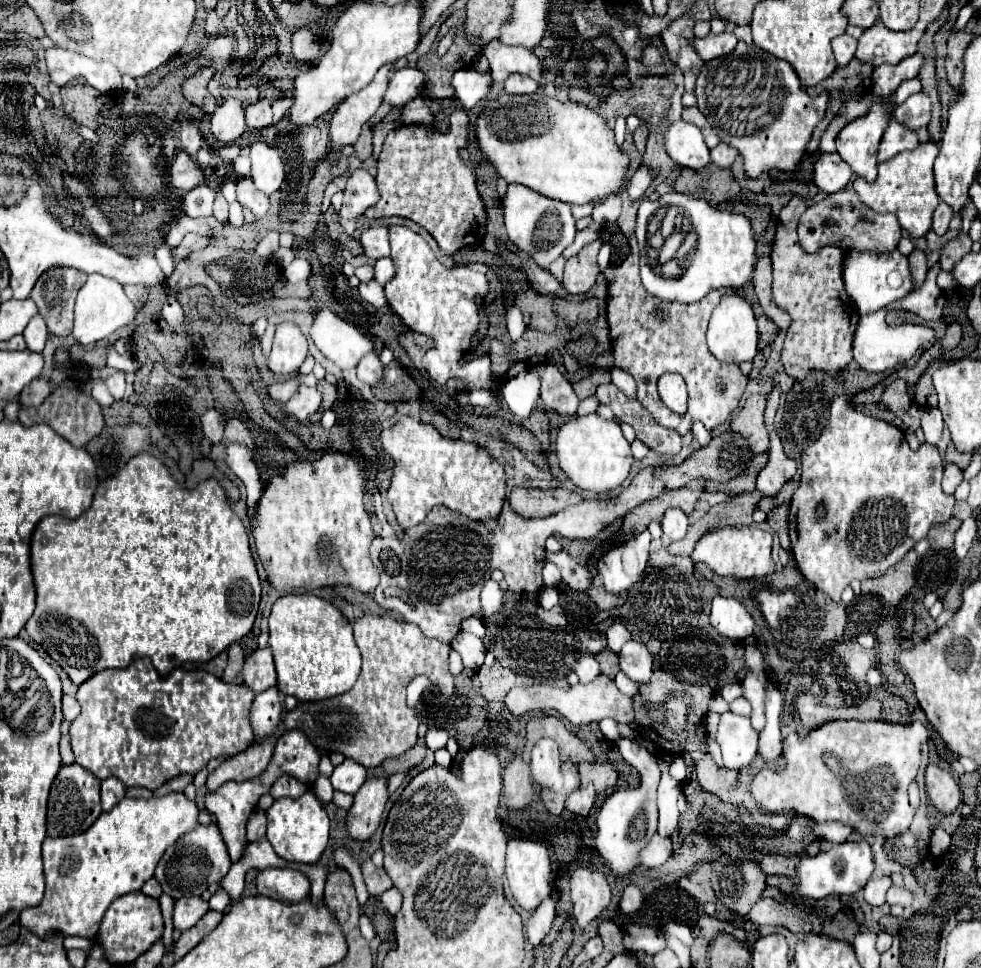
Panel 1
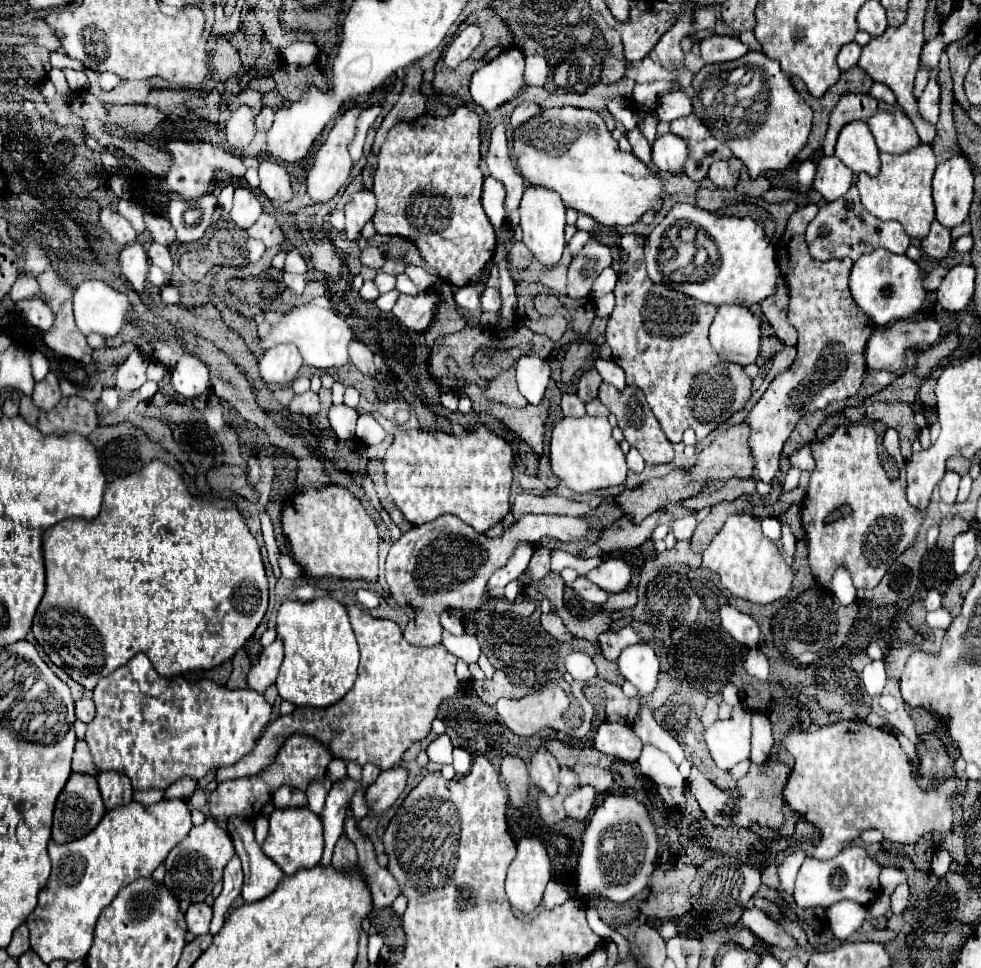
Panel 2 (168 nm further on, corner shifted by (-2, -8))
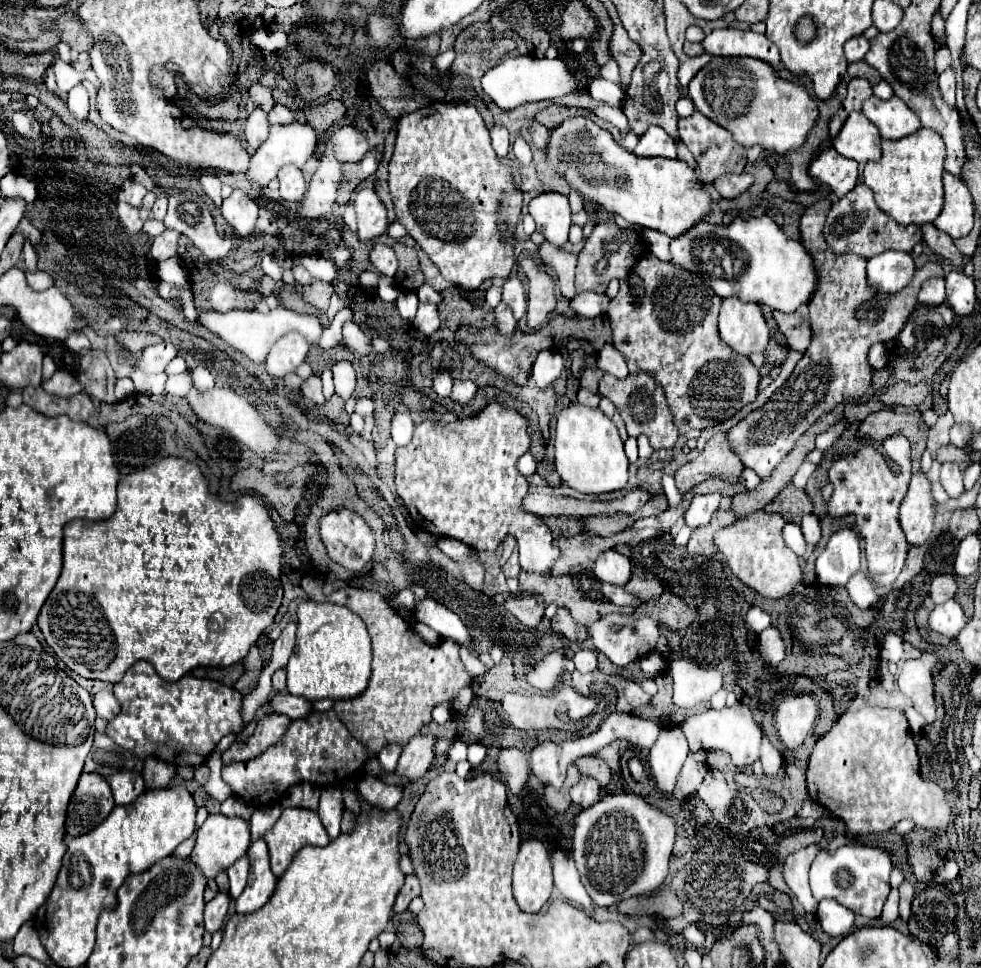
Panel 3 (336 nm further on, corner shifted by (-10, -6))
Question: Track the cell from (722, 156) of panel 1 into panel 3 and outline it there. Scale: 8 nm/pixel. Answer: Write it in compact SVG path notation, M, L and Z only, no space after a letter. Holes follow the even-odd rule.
M724 174L718 180L714 180L714 188L720 192L722 198L738 198L742 192L748 190L748 186L752 184L752 176L750 174Z

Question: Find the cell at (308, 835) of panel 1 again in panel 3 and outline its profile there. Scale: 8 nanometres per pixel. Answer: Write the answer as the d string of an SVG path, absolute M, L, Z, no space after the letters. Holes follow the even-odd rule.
M286 808L264 838L270 850L270 868L276 876L282 876L300 848L308 844L326 846L330 842L318 814L304 808Z

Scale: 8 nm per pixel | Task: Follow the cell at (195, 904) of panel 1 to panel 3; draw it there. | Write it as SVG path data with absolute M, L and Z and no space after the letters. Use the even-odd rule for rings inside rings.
M218 892L216 898L206 904L204 924L206 924L206 930L210 934L216 932L216 930L220 930L224 926L224 918L228 914L228 908L230 908L230 896L224 894L224 892Z

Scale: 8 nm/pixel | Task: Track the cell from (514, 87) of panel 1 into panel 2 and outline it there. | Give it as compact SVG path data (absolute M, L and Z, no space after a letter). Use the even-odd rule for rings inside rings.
M520 102L514 110L512 110L512 116L510 116L510 122L512 126L520 126L522 122L526 122L528 118L532 118L534 114L540 112L540 106L534 104L534 102Z

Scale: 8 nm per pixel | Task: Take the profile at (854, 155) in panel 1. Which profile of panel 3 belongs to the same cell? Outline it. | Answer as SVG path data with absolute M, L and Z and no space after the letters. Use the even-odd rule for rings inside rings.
M862 112L848 114L832 144L838 154L856 162L876 162L880 158L880 132Z

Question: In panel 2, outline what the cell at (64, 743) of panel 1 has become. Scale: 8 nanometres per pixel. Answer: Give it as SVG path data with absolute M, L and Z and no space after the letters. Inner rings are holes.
M76 722L74 724L76 728L76 748L74 748L74 756L72 756L72 772L80 772L80 774L92 774L96 776L96 768L94 768L94 762L90 758L90 752L88 752L88 746L84 742L84 724L82 722Z

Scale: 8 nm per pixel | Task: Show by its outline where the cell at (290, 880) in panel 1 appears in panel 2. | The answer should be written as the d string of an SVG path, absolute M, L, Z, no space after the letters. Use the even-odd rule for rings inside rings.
M232 818L228 822L228 832L234 840L236 854L240 856L244 868L244 902L256 902L270 896L284 880L284 874L278 870L278 866L274 866L274 862L270 862L270 858L266 858L262 848L256 844L252 822L244 818Z

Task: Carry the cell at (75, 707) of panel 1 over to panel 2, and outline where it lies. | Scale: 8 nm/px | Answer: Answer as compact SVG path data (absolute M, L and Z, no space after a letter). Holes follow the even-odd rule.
M90 698L78 700L78 702L74 704L74 708L76 708L76 718L78 718L78 720L90 722L90 720L94 718L94 702L92 702Z

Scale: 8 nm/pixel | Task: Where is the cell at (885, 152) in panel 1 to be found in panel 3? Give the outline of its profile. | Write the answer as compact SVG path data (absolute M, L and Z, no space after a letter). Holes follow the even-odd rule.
M872 96L866 100L862 112L880 130L880 136L888 140L900 140L904 136L910 136L922 126L918 116L896 96L888 100Z

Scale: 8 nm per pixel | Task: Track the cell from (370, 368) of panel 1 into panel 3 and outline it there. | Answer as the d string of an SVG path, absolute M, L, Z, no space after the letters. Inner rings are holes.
M352 320L344 322L342 326L342 338L344 338L344 344L356 354L356 356L364 356L372 350L372 344L370 344L370 336L366 332L362 332L362 328L358 324L354 324Z

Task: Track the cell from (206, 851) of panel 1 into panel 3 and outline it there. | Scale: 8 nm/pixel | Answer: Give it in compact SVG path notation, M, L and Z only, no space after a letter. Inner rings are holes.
M210 814L206 822L196 830L196 846L192 850L192 862L198 864L206 876L212 880L218 872L232 866L238 858L246 854L250 846L250 824L240 816L224 816L224 814Z

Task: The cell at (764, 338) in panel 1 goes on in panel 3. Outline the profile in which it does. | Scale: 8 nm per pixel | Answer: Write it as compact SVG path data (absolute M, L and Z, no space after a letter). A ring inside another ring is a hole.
M770 340L766 350L764 350L764 356L766 356L766 362L770 366L780 366L786 360L786 356L788 356L788 348L784 348L784 346L776 344L774 340Z

